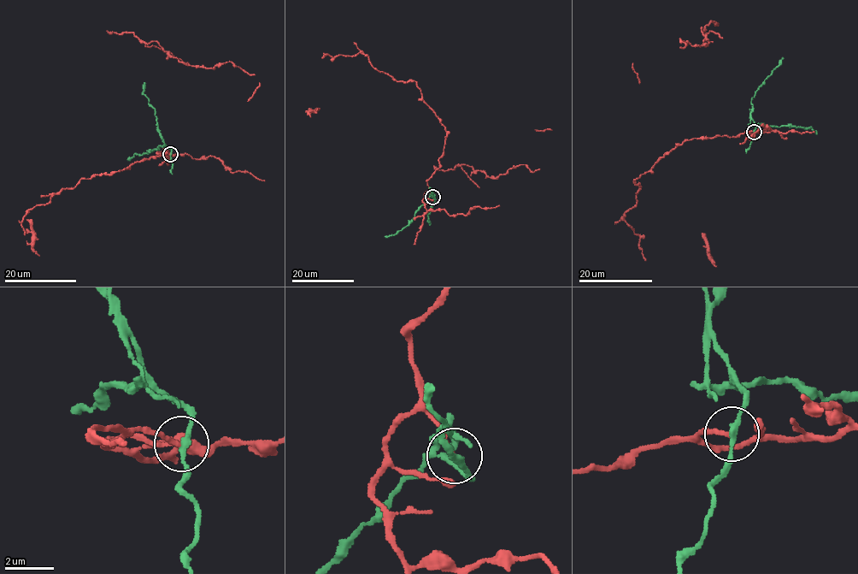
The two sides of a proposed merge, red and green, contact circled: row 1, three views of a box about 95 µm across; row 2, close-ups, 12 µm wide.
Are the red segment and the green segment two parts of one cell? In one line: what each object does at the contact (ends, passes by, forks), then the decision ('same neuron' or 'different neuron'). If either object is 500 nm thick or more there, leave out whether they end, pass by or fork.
red passes by; green passes by; different neuron

